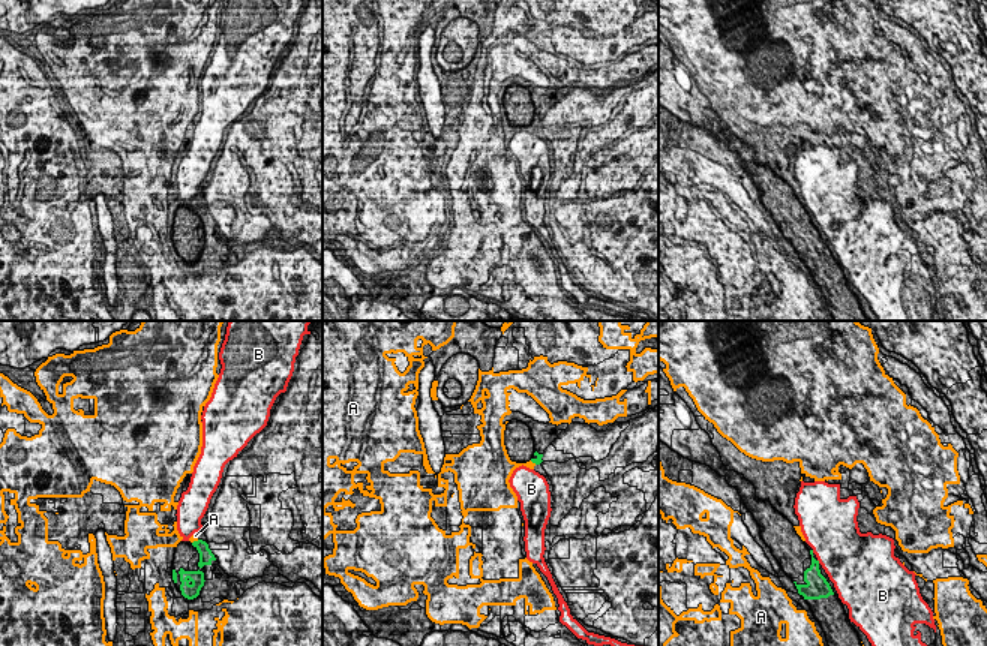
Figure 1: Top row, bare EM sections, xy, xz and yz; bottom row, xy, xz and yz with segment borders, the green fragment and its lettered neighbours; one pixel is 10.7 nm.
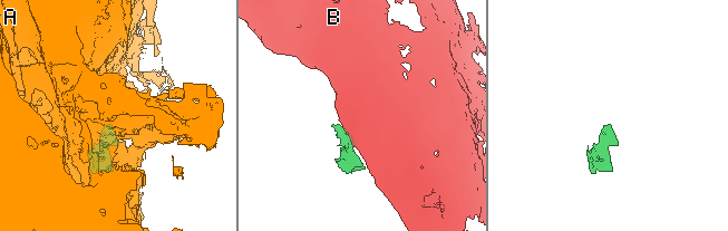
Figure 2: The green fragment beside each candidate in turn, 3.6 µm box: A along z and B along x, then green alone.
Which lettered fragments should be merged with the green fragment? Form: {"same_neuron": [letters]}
{"same_neuron": []}

